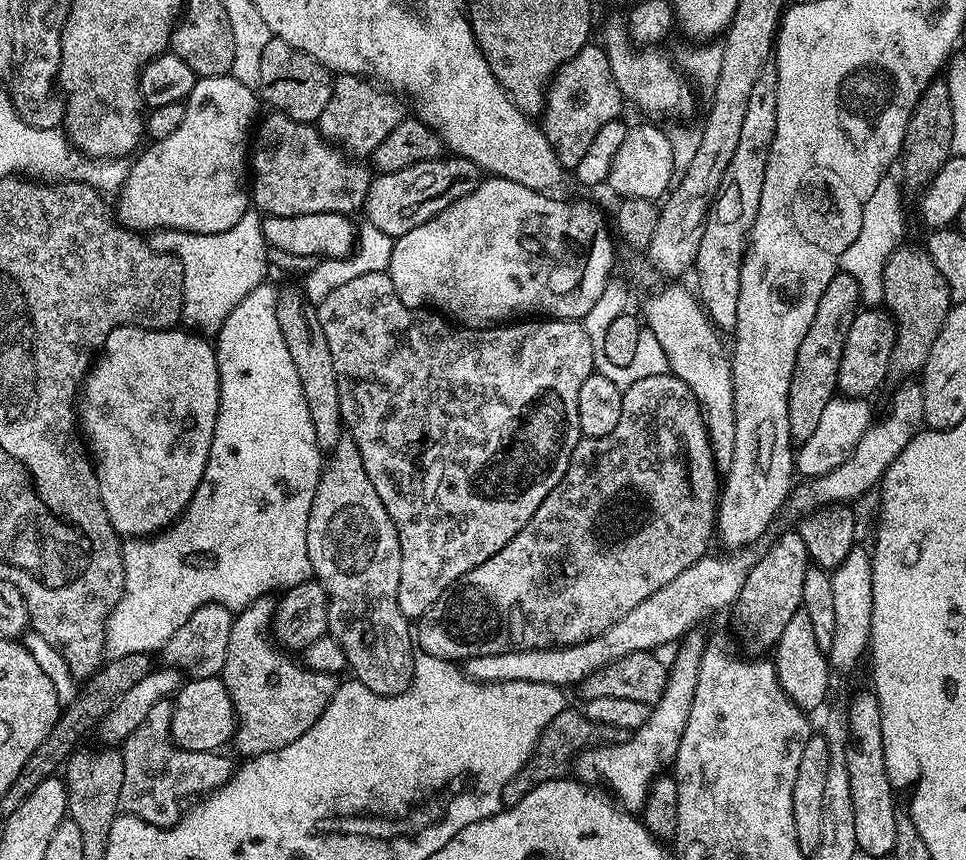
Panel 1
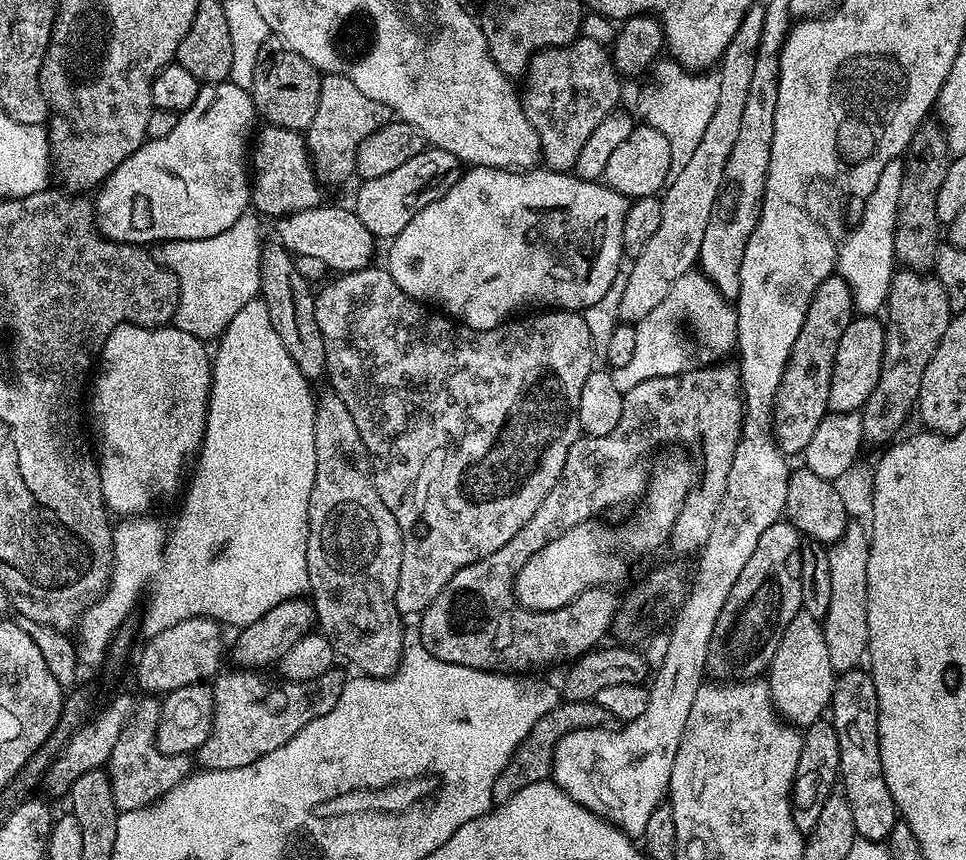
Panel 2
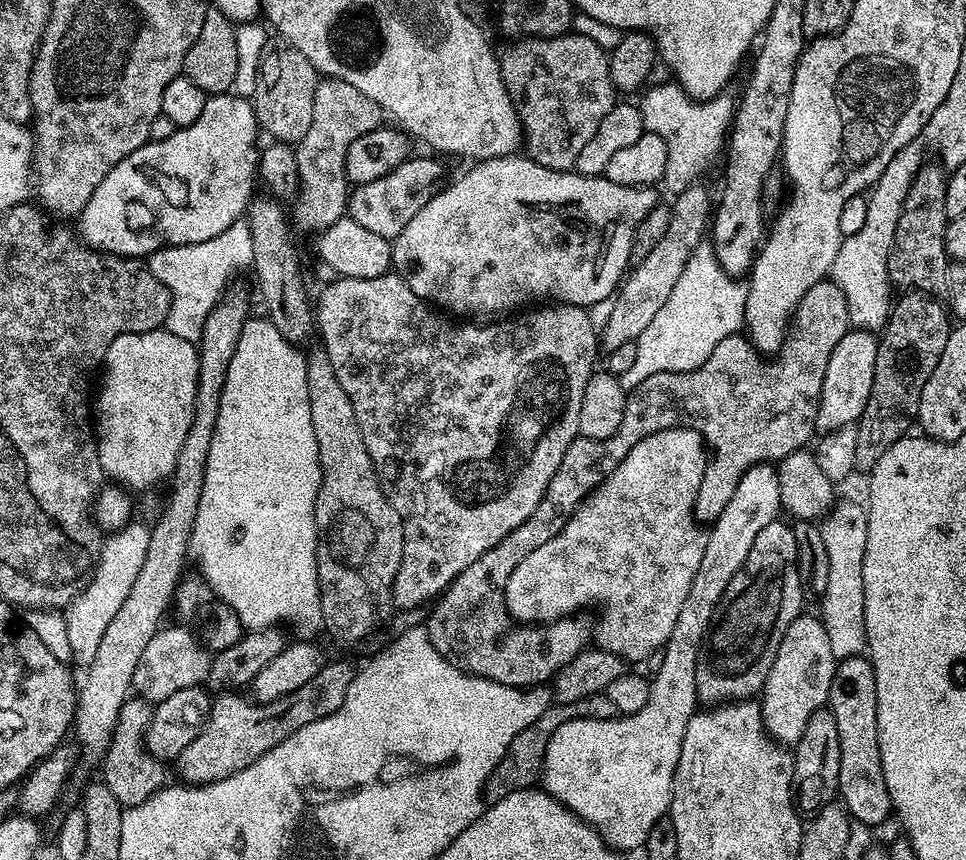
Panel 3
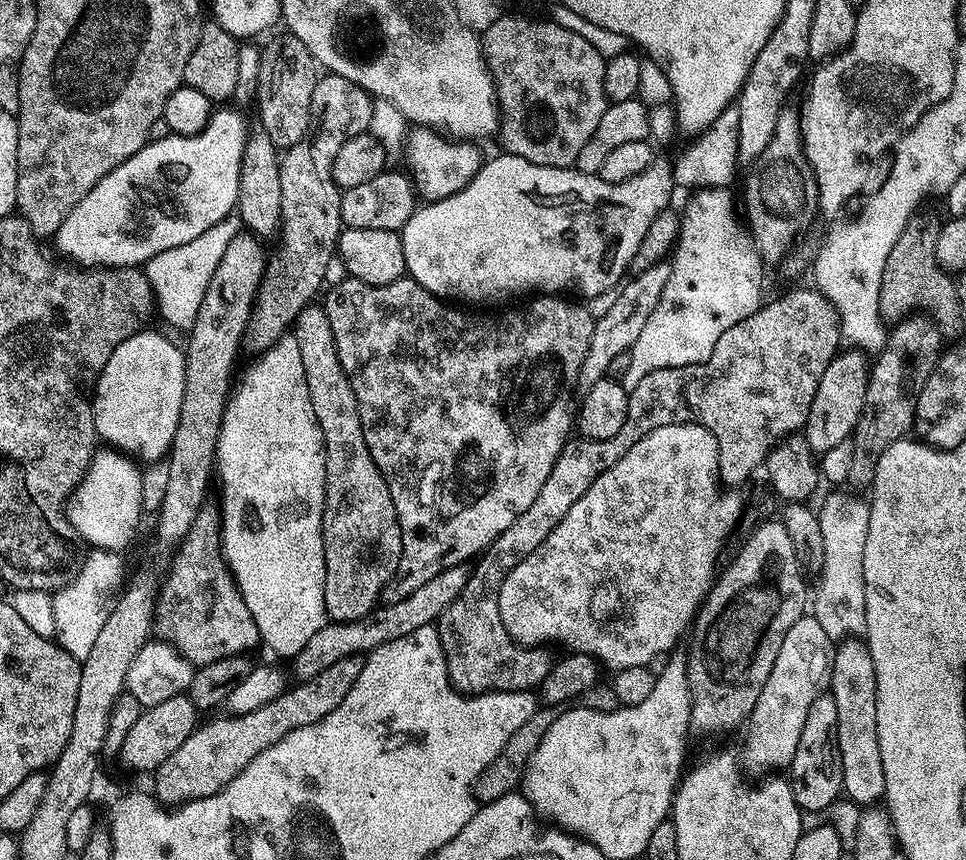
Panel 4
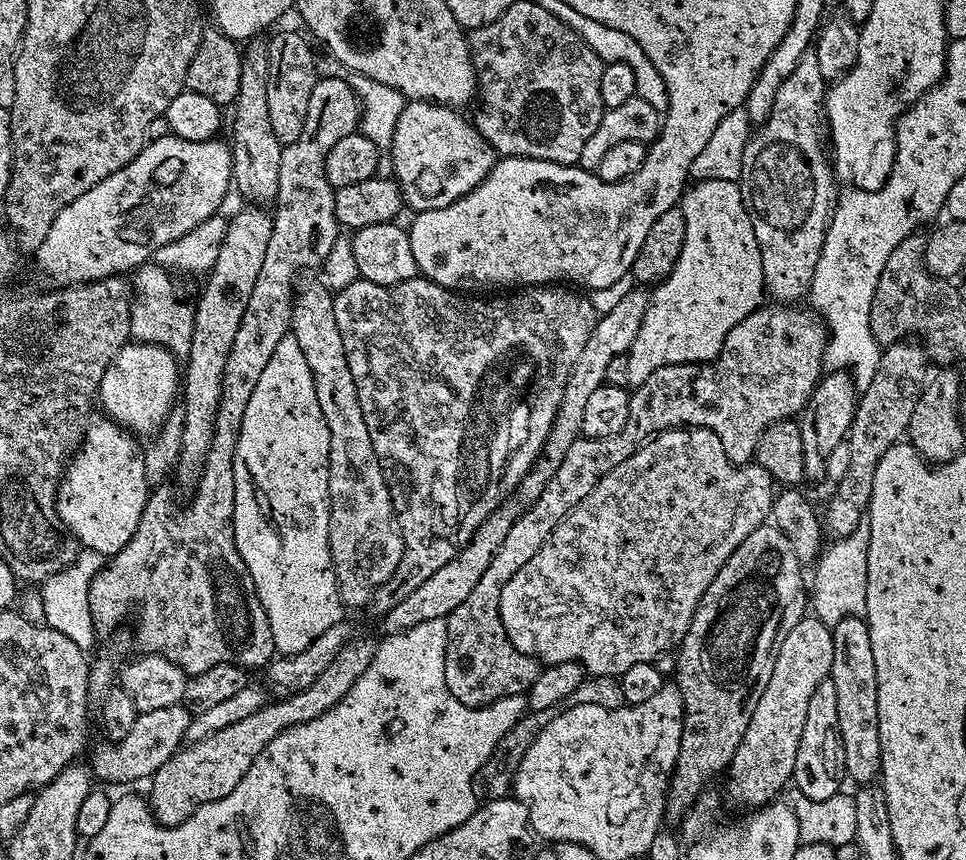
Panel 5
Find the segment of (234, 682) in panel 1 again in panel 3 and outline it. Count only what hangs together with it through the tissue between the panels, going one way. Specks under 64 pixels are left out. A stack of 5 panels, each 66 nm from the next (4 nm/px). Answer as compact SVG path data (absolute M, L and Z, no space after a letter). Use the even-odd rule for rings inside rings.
M325 670L320 673L318 682L302 686L290 698L269 704L258 704L249 697L247 700L236 690L217 695L211 701L208 721L202 726L198 738L194 738L194 742L190 742L190 746L186 746L174 761L180 775L177 777L185 784L212 784L215 780L246 770L246 766L262 758L262 754L290 738L290 734L302 730L302 726L334 714L334 710L346 702L349 679L349 673Z

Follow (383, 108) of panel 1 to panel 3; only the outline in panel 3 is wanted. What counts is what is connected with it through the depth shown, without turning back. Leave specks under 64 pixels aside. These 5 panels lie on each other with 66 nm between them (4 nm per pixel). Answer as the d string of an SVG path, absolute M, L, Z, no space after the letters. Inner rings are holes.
M324 78L317 83L310 130L306 130L294 148L300 183L294 197L296 209L291 209L290 216L297 229L305 228L316 234L347 213L350 185L346 174L346 150L350 150L354 138L362 138L362 134L381 127L380 116L382 109L378 102L366 98L366 94L350 86L350 82Z

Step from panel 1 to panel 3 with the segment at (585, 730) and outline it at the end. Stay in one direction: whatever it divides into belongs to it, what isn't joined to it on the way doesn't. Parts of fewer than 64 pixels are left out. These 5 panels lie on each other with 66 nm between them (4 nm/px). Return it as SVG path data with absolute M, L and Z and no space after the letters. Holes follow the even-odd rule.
M607 694L582 698L578 702L570 702L569 704L553 703L552 707L545 710L533 724L526 726L526 730L522 730L512 739L506 754L486 778L483 795L485 801L488 804L496 804L502 798L506 798L506 794L514 794L514 790L533 787L541 779L544 770L544 759L546 758L546 746L550 742L554 730L558 730L558 726L562 726L562 722L574 718L615 720L617 715L614 702L610 702Z

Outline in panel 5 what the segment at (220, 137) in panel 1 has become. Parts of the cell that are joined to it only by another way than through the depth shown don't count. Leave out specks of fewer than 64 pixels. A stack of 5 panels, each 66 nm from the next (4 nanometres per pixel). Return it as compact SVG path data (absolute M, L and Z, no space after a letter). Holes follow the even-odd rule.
M169 134L166 138L158 138L157 140L145 143L142 151L122 170L110 174L110 178L102 178L102 182L98 182L98 186L90 186L90 190L86 190L86 194L80 195L79 198L74 198L74 202L70 202L70 206L66 206L66 210L58 213L58 218L54 220L54 226L50 226L50 231L46 233L46 238L42 242L42 246L38 246L38 250L34 253L36 268L49 280L49 285L52 286L93 284L94 281L104 280L107 276L119 276L131 273L133 270L149 263L155 257L156 251L162 246L166 246L170 242L182 238L182 234L188 234L190 230L194 230L194 226L206 222L206 218L217 215L221 211L220 203L228 196L228 188L230 192L231 184L232 150L225 141L223 144L220 138L213 138L206 142L190 142L189 140L183 140Z

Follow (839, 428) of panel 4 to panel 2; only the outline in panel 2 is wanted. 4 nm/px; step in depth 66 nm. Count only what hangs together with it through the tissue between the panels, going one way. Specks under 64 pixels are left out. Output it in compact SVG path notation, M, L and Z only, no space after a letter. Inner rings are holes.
M872 314L857 315L846 326L842 338L838 338L838 354L834 354L834 374L830 378L828 406L834 412L860 412L870 398L874 386L878 386L878 374L882 370L884 353L883 319Z

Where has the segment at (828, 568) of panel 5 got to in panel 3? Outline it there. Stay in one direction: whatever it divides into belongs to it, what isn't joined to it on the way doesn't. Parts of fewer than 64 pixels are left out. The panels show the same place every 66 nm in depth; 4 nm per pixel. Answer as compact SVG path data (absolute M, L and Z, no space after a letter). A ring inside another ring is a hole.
M837 499L820 524L822 542L826 542L826 555L830 557L830 579L822 598L821 604L824 605L818 612L826 626L826 638L830 638L830 650L834 650L837 661L861 655L868 642L862 586L867 529L868 509L856 500Z

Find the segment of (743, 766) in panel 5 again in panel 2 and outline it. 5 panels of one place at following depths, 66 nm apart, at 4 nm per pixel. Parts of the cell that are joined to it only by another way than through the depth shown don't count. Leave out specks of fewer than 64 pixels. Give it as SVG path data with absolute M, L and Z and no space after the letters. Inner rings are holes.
M800 611L797 616L790 618L790 626L786 626L782 642L778 642L778 654L774 654L772 665L766 673L772 704L790 724L812 724L829 711L836 678L837 673L830 666L830 654L826 651L823 623Z

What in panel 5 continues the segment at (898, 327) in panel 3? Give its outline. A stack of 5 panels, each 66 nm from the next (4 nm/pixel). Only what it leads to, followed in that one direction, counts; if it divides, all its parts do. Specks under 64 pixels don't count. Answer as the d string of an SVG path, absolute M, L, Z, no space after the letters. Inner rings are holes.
M908 338L897 340L881 351L874 378L870 386L859 393L856 401L856 413L846 441L850 446L850 463L846 474L835 481L833 488L836 489L828 505L822 508L822 524L829 537L839 538L850 534L850 530L854 530L854 526L858 526L858 522L865 517L874 486L874 470L878 470L882 454L905 439L910 426L910 414L914 414L914 402L918 402L920 391L926 383L924 367L929 367L929 364L923 344Z

